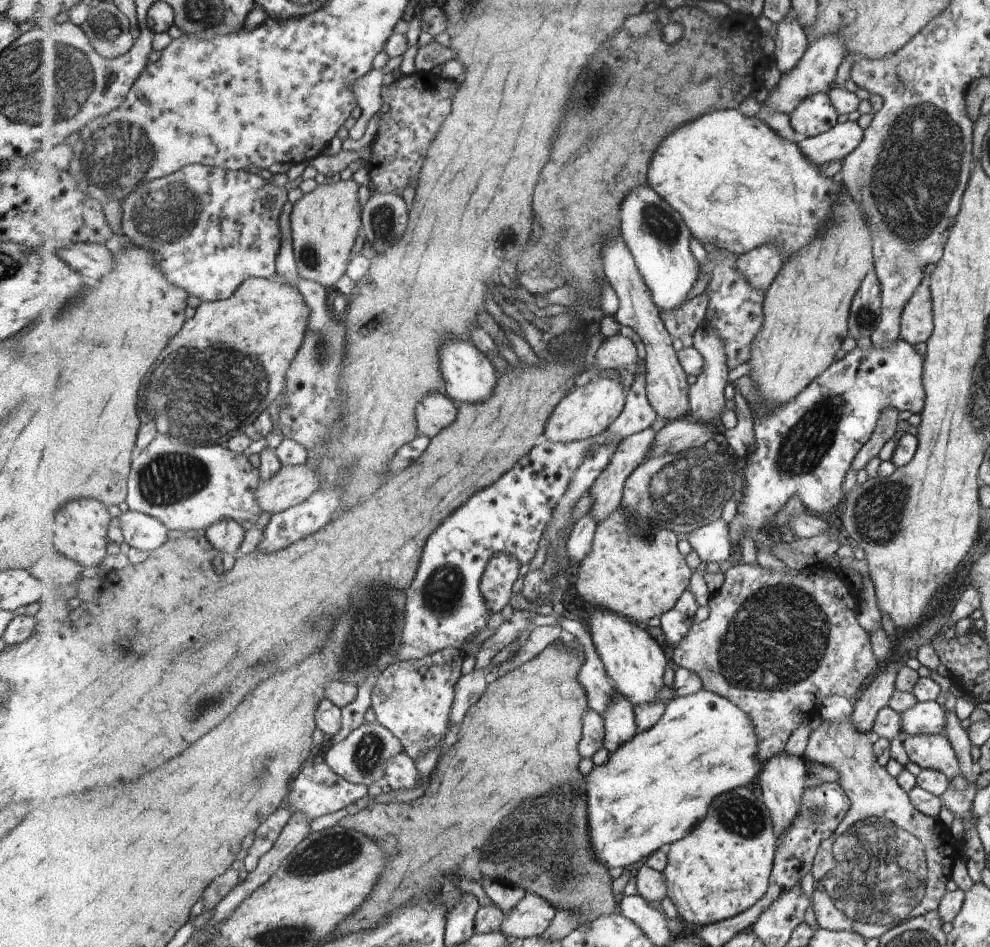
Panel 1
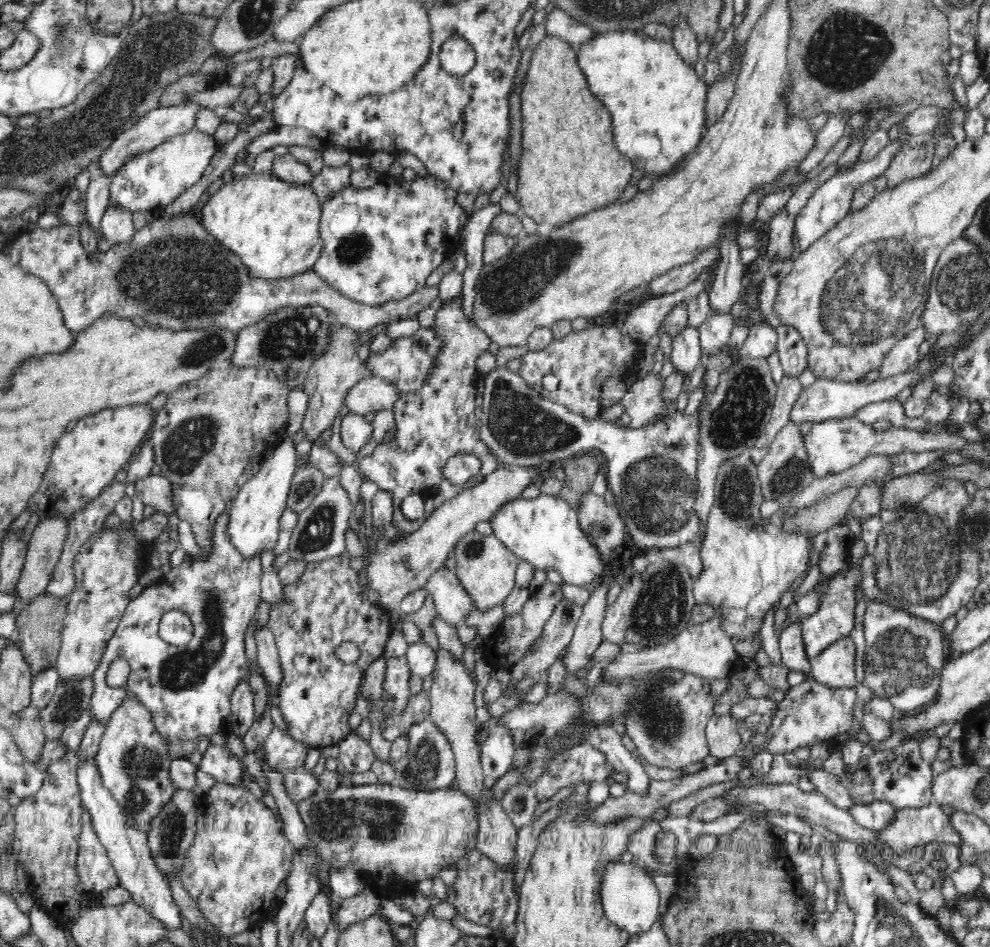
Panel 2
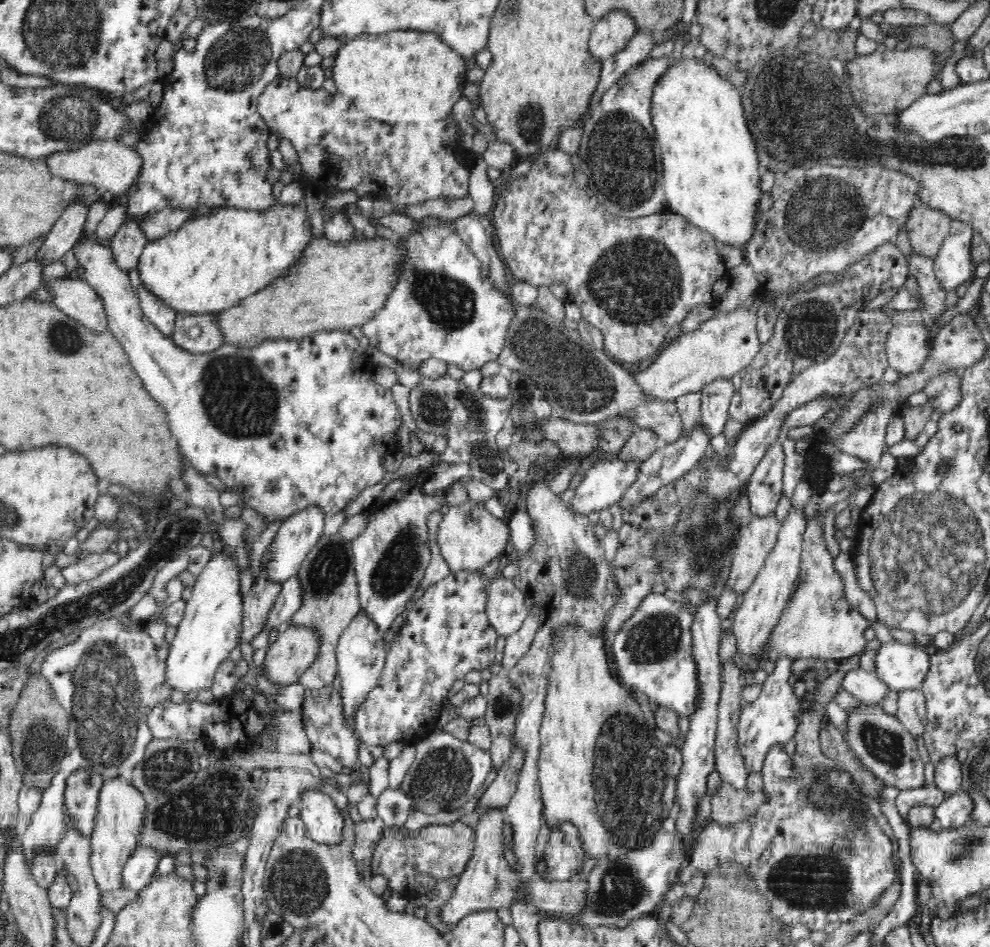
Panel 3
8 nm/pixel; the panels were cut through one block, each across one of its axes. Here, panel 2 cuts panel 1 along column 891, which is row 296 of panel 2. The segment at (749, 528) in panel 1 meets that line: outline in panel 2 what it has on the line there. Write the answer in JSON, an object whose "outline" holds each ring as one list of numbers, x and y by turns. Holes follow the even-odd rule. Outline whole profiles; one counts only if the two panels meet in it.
{"outline":[[428,174,413,180,412,190,402,188,402,184,396,182,357,189,351,184,339,193,328,195,322,203,319,225,323,245,312,270,334,290,360,304,382,306,404,300,422,289,426,278,445,262,448,236,452,238,458,234,468,222,468,210,456,205,456,195,448,183]]}

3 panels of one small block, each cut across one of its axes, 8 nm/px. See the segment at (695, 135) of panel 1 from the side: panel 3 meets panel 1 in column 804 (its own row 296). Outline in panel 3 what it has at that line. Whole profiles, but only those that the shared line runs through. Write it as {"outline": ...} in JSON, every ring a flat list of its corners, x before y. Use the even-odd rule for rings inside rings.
{"outline":[[276,204,264,211,216,208,179,230,147,241,136,266,138,281,177,314,216,314,288,275,313,240,303,206]]}

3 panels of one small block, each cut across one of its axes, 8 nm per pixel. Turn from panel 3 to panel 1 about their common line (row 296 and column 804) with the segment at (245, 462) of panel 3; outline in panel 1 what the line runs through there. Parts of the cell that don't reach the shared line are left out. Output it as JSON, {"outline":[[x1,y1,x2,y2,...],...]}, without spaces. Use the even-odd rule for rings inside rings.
{"outline":[[830,93,806,98,791,114,793,128,801,138,816,137,837,126,840,112,832,103]]}

